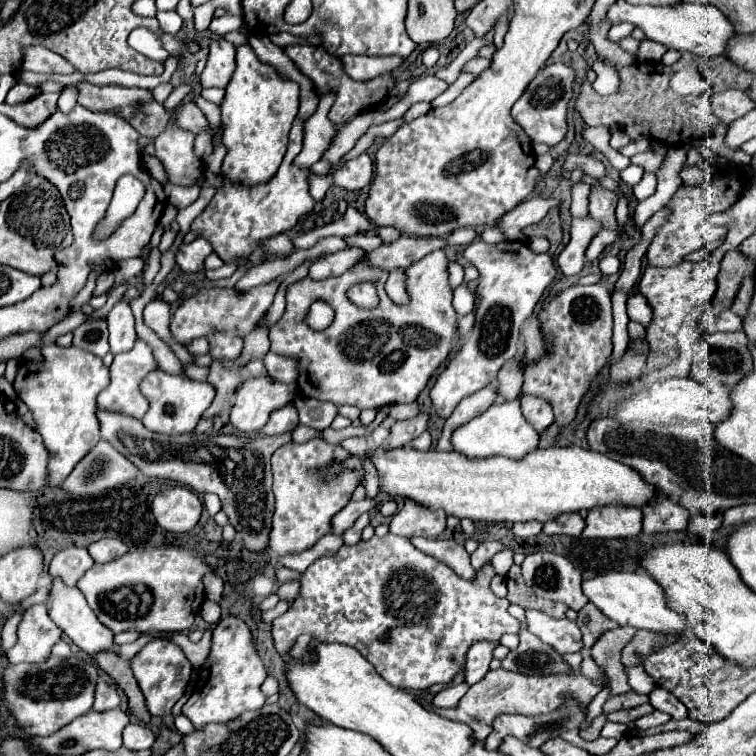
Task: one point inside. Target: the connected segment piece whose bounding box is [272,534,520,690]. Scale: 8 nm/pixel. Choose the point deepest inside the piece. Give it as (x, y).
(413, 618)

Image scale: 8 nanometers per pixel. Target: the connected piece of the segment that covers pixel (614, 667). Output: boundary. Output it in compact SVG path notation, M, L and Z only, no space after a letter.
M616 628L616 630L610 630L610 632L602 634L602 638L590 650L594 662L608 676L612 694L626 694L626 692L632 690L628 686L628 678L626 678L624 666L620 662L620 652L632 640L634 634L636 634L634 628Z

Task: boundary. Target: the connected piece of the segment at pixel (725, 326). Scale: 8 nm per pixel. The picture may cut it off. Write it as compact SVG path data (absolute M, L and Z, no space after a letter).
M724 310L716 322L716 328L720 332L734 332L734 330L742 330L742 318L738 318L732 310Z

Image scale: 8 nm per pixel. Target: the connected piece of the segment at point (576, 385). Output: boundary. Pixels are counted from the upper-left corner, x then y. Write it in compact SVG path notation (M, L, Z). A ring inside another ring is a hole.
M602 284L570 286L538 314L542 328L552 342L550 354L528 366L522 392L544 398L552 404L556 424L568 426L590 390L592 380L604 368L612 354L612 302L610 292Z

